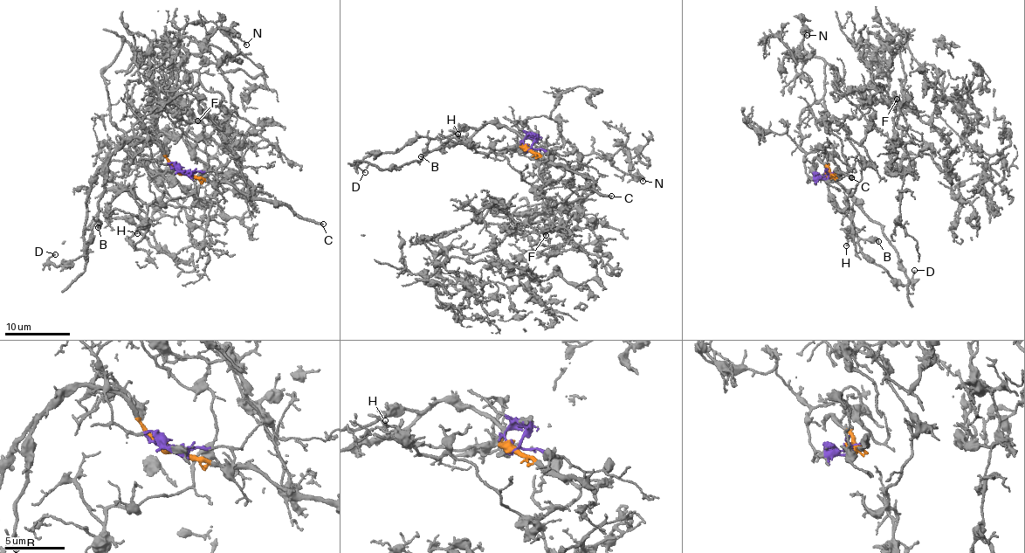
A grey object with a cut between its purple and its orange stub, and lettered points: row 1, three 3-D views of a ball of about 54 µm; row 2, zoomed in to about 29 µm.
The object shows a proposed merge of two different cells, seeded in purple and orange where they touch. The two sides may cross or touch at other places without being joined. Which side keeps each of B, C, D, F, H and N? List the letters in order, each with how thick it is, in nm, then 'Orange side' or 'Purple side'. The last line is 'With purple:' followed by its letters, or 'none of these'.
B: Thickness 400 nm. Orange side
C: Thickness 240 nm. Orange side
D: Thickness 150 nm. Orange side
F: Thickness 150 nm. Purple side
H: Thickness 150 nm. Purple side
N: Thickness 150 nm. Purple side
With purple: F, H, N

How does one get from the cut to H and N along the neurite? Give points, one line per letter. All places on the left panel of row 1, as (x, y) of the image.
H: (182, 170), (151, 153), (128, 80), (206, 142), (208, 158), (196, 190), (148, 206), (136, 233)
N: (182, 170), (151, 153), (127, 101), (128, 80), (140, 81), (127, 30), (176, 44), (222, 28), (246, 44)

